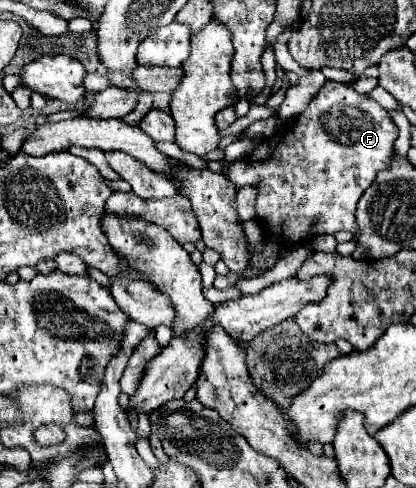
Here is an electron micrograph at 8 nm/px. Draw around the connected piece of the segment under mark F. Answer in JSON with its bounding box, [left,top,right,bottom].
[223,80,397,246]

